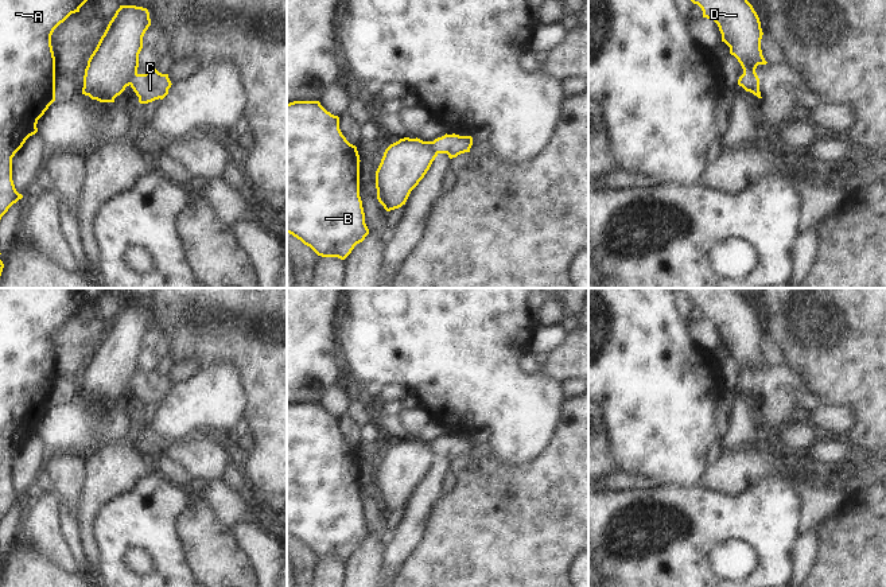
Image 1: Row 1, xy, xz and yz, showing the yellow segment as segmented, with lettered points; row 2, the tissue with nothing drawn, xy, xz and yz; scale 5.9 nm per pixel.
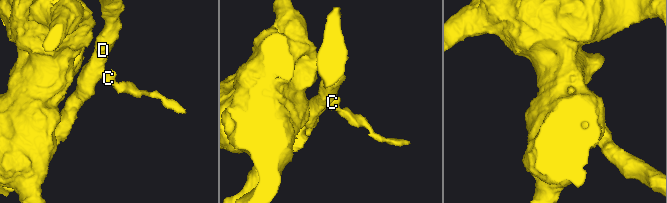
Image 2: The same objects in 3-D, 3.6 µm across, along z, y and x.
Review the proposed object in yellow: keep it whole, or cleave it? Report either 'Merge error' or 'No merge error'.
Merge error

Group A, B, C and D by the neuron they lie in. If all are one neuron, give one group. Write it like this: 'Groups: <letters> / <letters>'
Groups: A B D / C

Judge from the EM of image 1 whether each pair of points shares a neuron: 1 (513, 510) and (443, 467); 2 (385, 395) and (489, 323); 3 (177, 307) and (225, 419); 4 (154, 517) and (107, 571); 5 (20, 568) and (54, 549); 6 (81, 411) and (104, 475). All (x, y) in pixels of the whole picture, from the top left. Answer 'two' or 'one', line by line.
1: two
2: two
3: two
4: one
5: two
6: two

